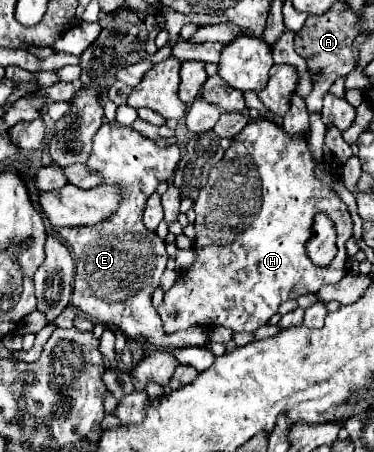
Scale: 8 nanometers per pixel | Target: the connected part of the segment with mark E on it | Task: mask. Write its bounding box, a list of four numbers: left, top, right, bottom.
[54,122,208,350]

